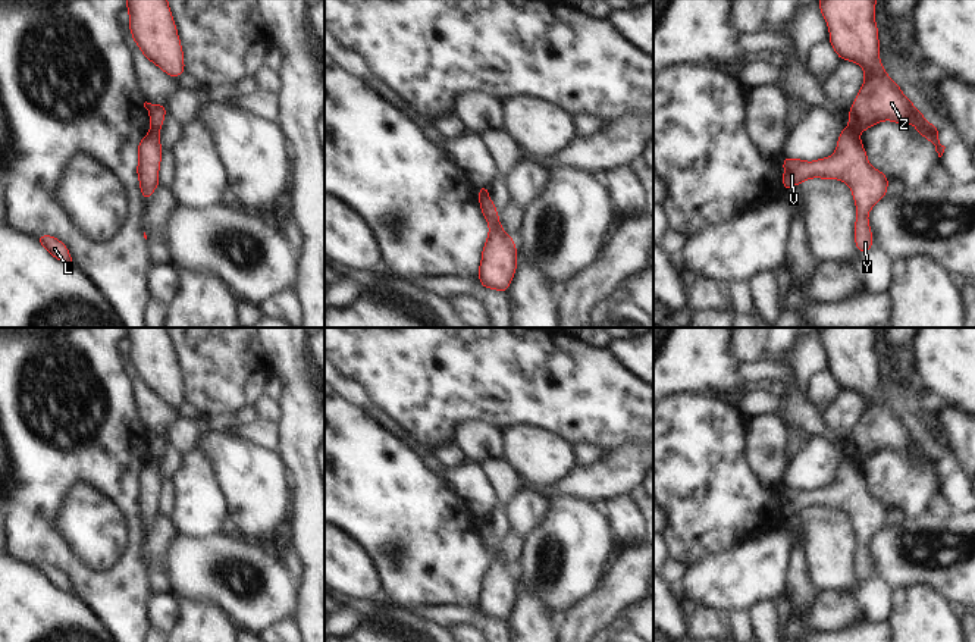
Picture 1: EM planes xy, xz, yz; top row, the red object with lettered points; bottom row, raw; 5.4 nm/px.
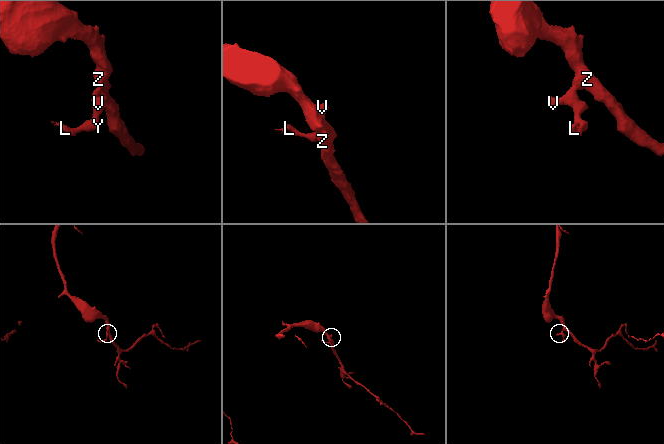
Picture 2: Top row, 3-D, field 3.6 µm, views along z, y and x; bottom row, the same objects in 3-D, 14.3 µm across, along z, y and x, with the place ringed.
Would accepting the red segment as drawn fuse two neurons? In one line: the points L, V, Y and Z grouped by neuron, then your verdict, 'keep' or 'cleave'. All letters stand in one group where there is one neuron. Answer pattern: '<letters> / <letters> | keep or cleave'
L V Y / Z | cleave

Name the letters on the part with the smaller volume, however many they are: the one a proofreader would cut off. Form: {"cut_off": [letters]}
{"cut_off": ["L", "V", "Y"]}

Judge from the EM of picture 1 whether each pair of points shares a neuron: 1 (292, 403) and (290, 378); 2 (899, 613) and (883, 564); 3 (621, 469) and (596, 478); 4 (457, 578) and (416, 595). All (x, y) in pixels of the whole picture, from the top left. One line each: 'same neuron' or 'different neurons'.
1: same neuron
2: different neurons
3: same neuron
4: same neuron

